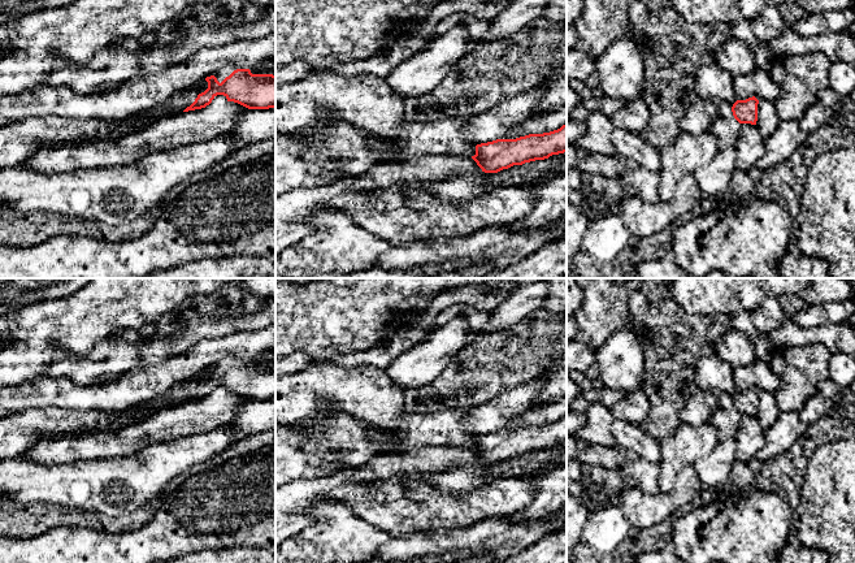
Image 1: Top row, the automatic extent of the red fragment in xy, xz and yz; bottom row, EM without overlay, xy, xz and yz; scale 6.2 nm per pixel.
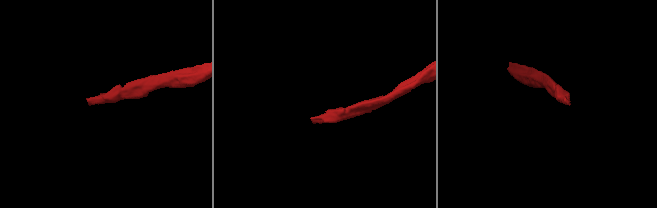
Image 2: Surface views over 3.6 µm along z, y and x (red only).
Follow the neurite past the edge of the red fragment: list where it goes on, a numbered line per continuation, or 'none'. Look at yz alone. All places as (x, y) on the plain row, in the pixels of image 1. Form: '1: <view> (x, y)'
1: yz (725, 399)

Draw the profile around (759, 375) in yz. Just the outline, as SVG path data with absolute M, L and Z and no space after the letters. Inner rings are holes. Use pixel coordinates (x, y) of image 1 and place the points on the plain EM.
M760 359L747 367L734 368L734 382L741 391L755 387L774 394L780 387L780 377L769 363Z

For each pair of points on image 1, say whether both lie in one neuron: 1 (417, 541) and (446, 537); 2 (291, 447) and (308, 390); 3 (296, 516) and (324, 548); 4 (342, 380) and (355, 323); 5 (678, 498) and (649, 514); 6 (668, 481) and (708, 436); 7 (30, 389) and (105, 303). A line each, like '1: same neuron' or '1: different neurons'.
1: same neuron
2: different neurons
3: different neurons
4: different neurons
5: same neuron
6: same neuron
7: different neurons

